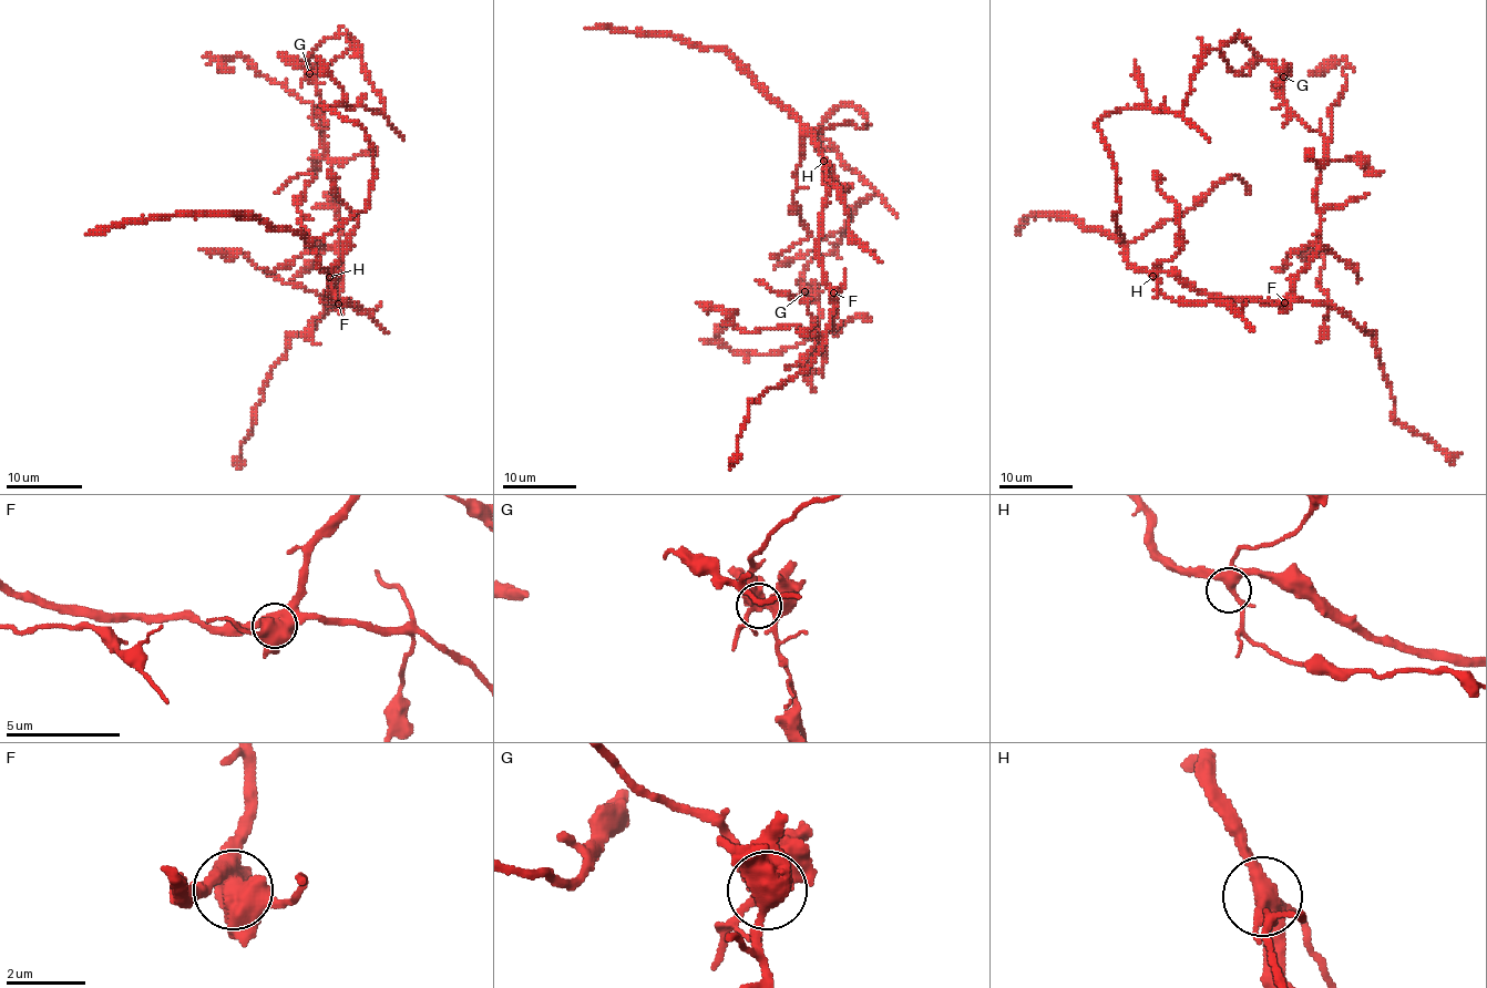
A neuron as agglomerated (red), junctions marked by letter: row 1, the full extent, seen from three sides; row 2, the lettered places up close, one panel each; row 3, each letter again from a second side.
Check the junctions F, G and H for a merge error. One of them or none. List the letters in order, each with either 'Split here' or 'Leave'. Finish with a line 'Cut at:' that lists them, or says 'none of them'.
F: Leave
G: Split here
H: Leave
Cut at: G

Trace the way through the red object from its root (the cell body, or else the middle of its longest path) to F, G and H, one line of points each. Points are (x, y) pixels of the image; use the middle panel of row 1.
F: (818, 246), (823, 284), (833, 292)
G: (818, 246), (834, 300), (834, 328), (831, 322), (821, 335), (814, 331), (816, 295), (804, 290)
H: (818, 246), (827, 194), (827, 164), (823, 161)

